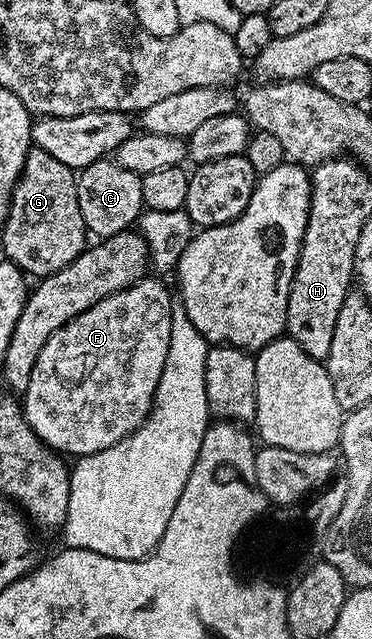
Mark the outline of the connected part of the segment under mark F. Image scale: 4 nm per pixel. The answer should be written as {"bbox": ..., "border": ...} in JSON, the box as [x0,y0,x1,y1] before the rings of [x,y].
{"bbox":[23,280,175,458],"border":[[[139,280],[130,289],[124,289],[115,295],[107,295],[107,299],[87,307],[87,311],[83,311],[78,317],[56,329],[51,335],[51,339],[47,339],[47,343],[43,343],[43,351],[39,351],[39,359],[35,359],[35,367],[31,367],[31,379],[23,394],[23,408],[27,423],[33,428],[35,435],[39,435],[39,439],[58,454],[70,455],[69,453],[73,453],[74,458],[79,458],[98,453],[119,443],[127,435],[131,435],[149,418],[149,413],[153,409],[153,396],[159,387],[159,379],[163,375],[163,367],[167,363],[167,351],[171,347],[171,311],[175,300],[171,289],[171,294],[169,294],[169,289],[163,282],[149,280]]]}

